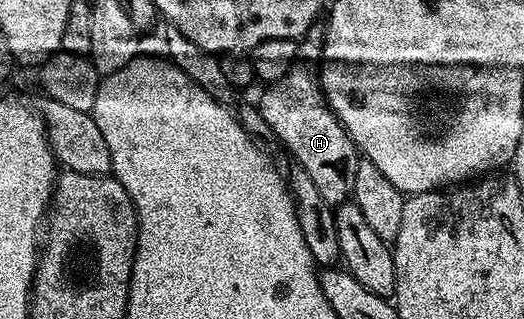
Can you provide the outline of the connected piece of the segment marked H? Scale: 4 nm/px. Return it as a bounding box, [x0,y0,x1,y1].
[259,26,359,205]

